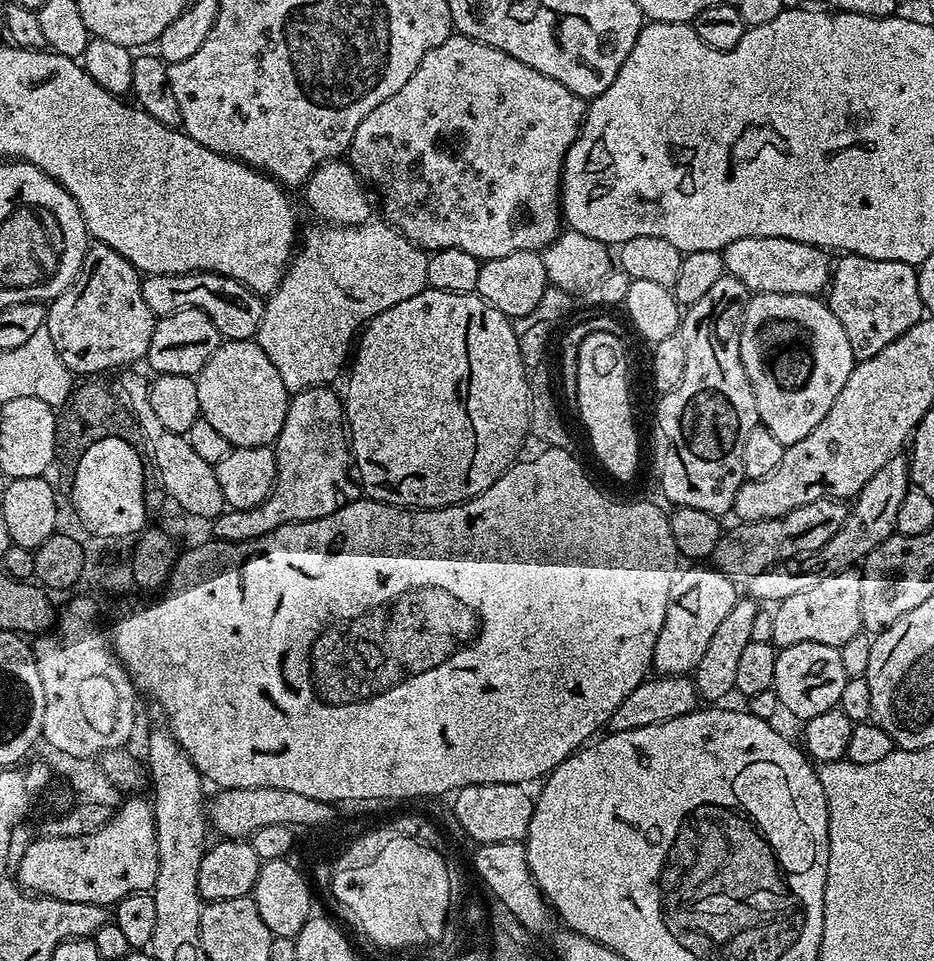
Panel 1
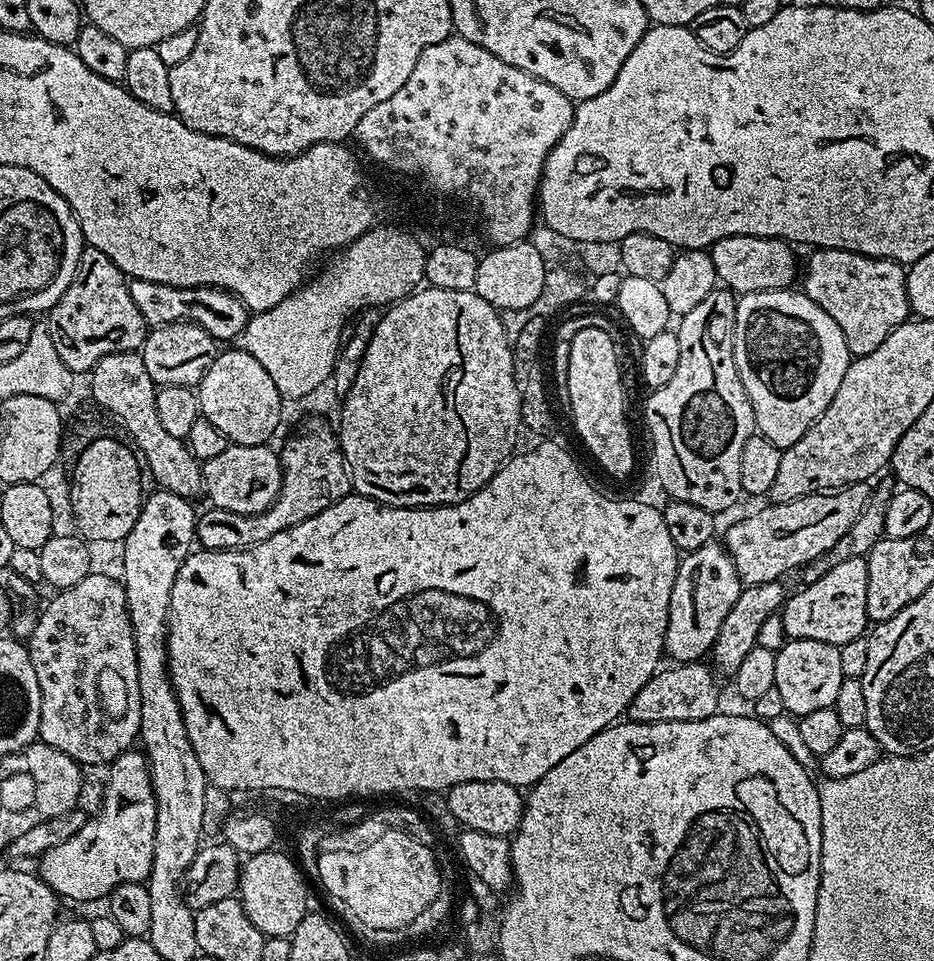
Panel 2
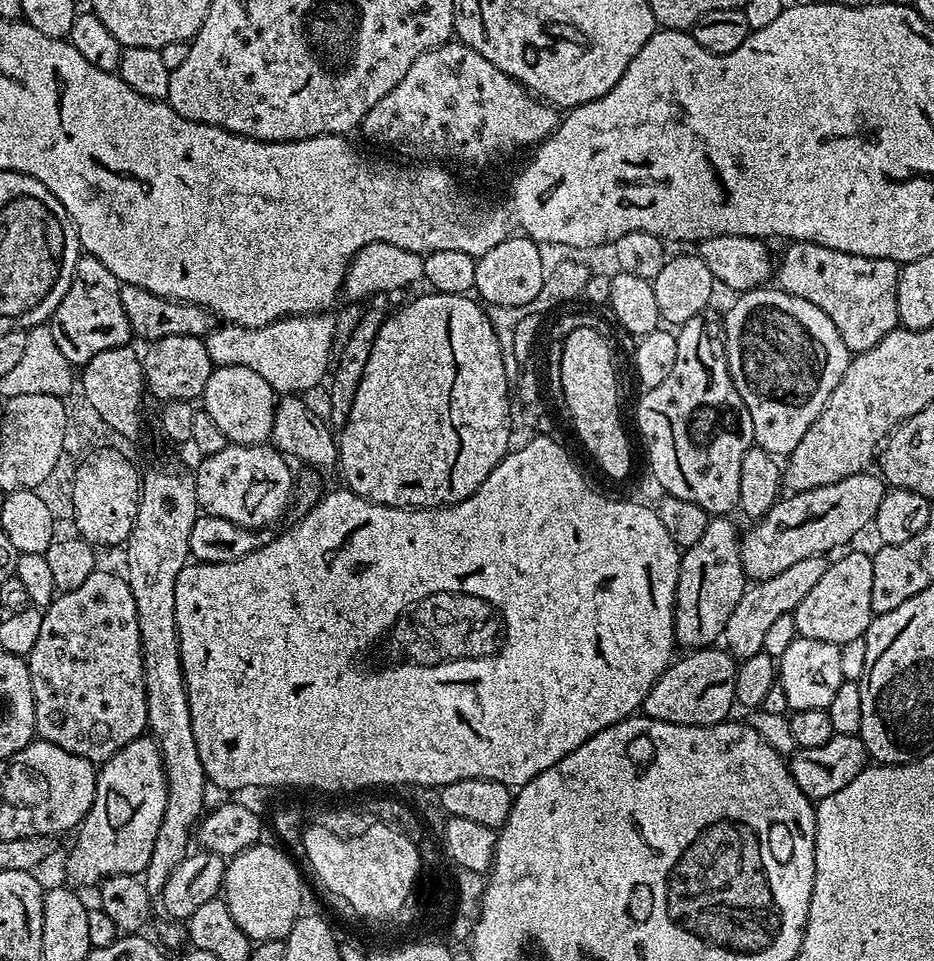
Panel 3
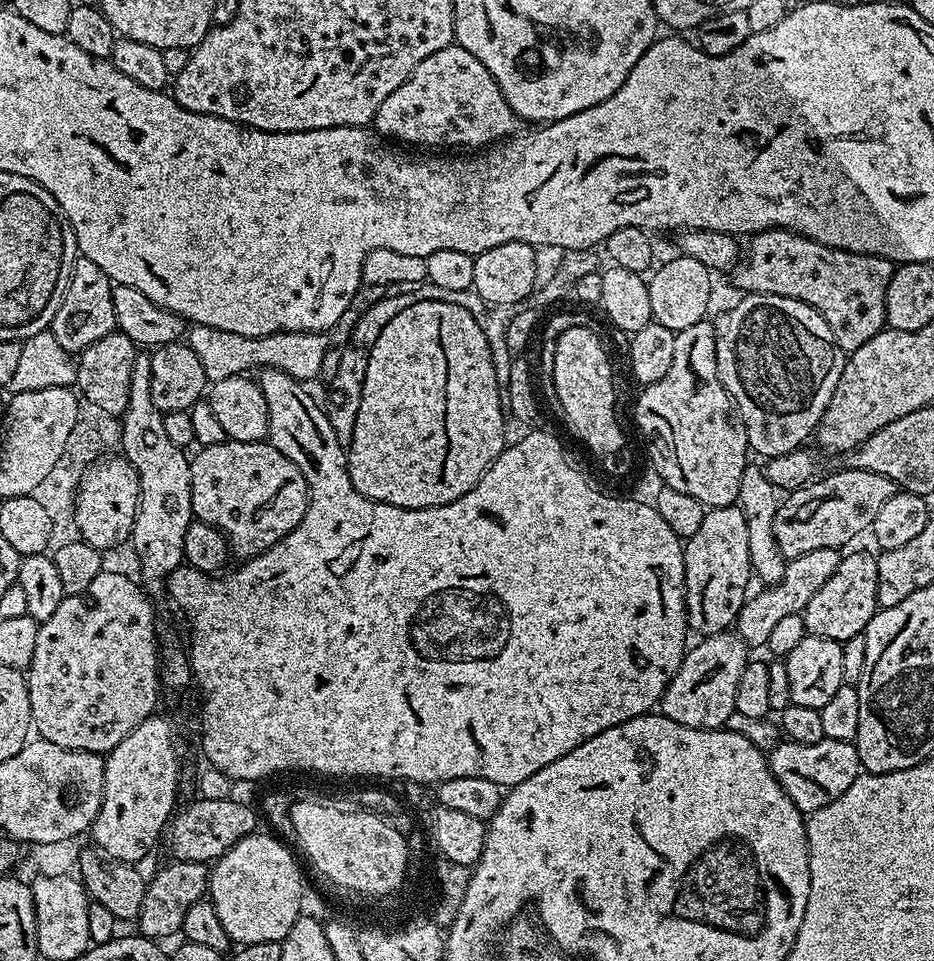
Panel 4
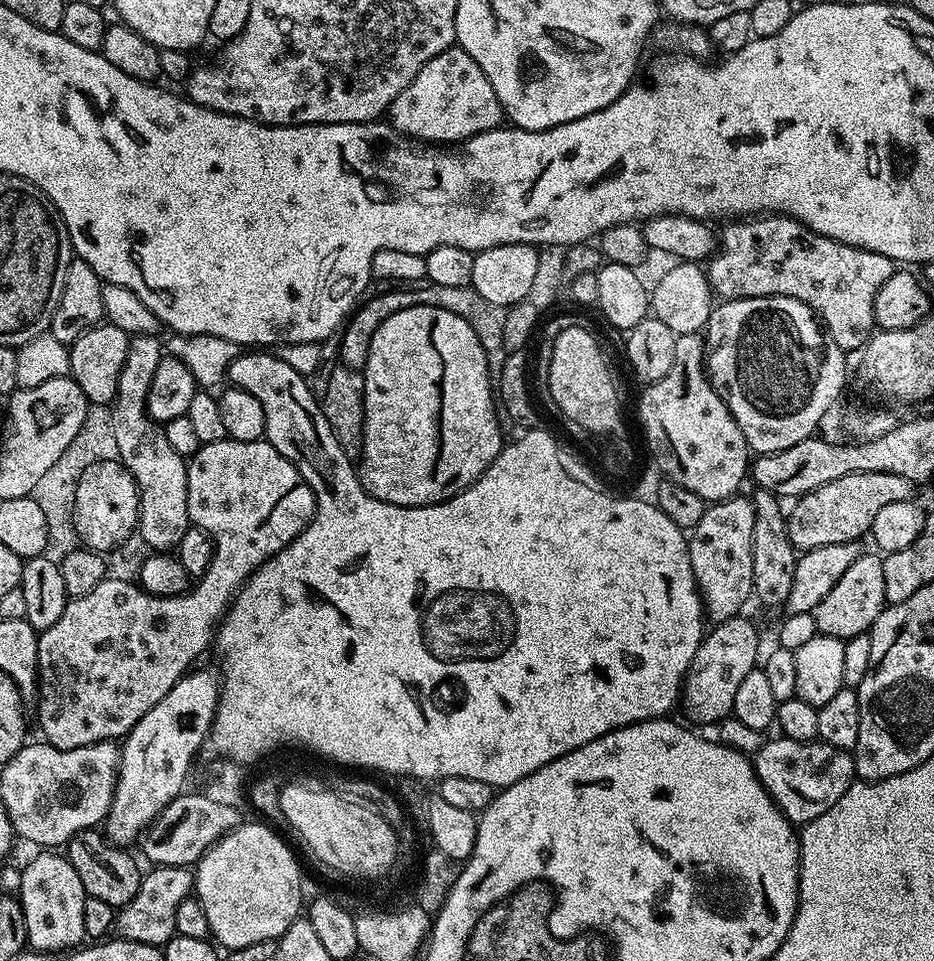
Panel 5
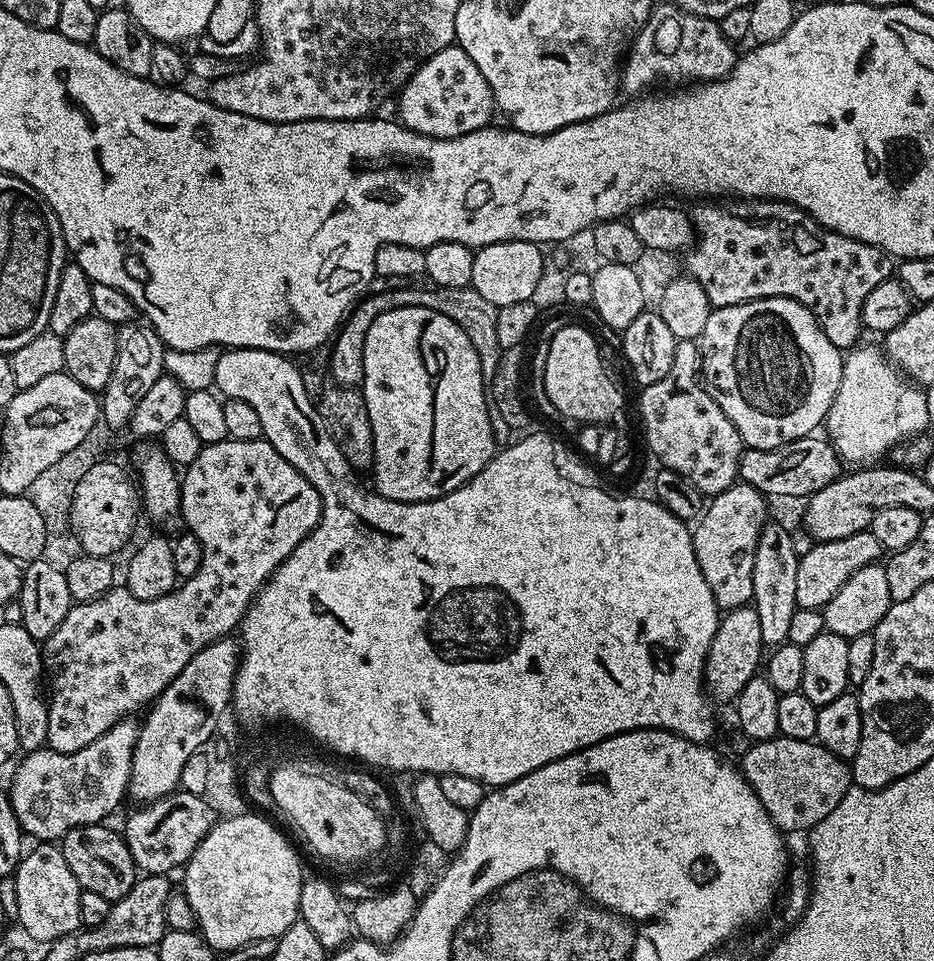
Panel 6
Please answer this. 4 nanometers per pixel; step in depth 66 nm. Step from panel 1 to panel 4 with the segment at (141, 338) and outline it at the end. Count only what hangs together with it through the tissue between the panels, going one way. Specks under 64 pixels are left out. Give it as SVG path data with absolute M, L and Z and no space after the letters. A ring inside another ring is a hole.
M77 255L66 294L54 314L50 329L54 338L58 338L62 350L79 354L86 346L98 342L98 338L106 338L106 334L117 331L112 285L108 275L99 266L94 266L90 258Z

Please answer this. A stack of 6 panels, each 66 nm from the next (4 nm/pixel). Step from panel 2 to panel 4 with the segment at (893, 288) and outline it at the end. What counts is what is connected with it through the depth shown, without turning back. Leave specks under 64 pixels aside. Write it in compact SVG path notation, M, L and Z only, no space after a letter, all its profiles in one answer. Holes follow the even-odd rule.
M768 228L765 232L755 233L747 244L743 249L742 259L734 269L736 284L741 288L741 293L765 292L806 302L806 306L818 310L818 314L826 318L826 326L830 326L830 334L834 334L834 342L838 342L838 346L846 354L858 350L858 346L866 346L870 338L885 331L888 323L886 292L894 271L893 261L881 256L867 256L857 252L847 252L841 248L831 248L814 242L809 236L787 232L784 228Z

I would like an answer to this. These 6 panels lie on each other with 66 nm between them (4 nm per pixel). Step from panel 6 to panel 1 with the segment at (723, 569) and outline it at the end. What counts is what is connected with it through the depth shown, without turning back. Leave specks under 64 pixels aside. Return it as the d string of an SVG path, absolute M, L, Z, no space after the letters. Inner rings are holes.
M688 566L681 571L670 586L670 598L666 598L666 618L662 618L662 630L658 630L658 642L654 642L652 668L661 676L686 676L695 673L702 654L710 646L718 626L734 610L738 593L733 577L719 572L715 566Z

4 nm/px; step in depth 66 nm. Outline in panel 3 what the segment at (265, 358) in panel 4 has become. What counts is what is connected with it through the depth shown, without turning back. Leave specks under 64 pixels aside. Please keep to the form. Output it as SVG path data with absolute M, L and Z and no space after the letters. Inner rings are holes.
M328 314L283 316L261 328L237 327L228 331L232 332L217 330L203 337L215 367L250 366L270 382L277 394L308 394L304 392L318 387L323 380L325 383L329 375L337 340L336 324Z

